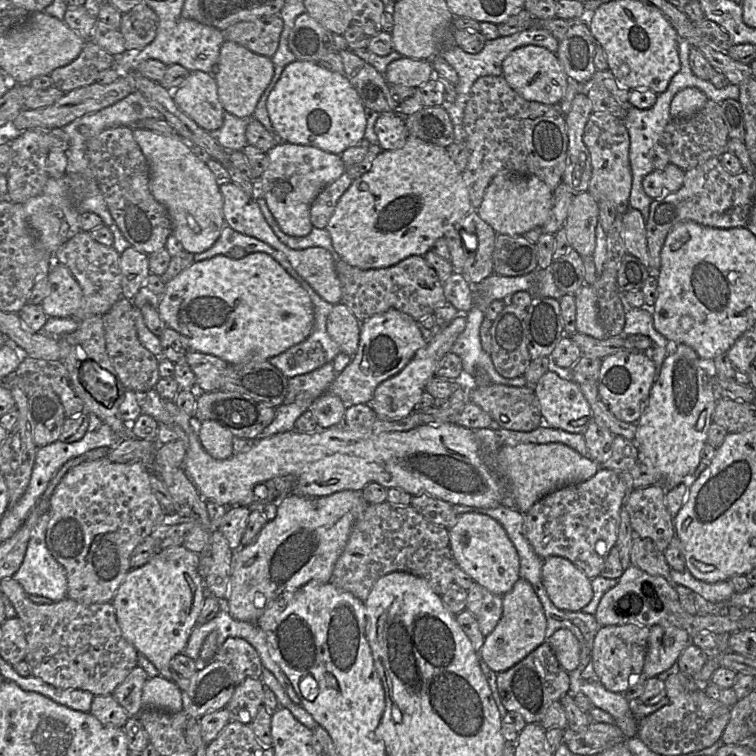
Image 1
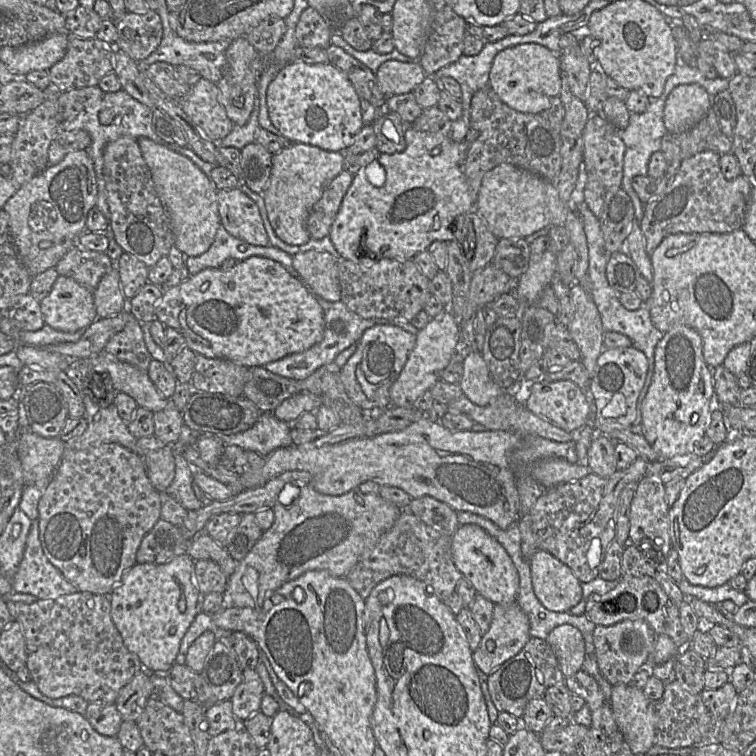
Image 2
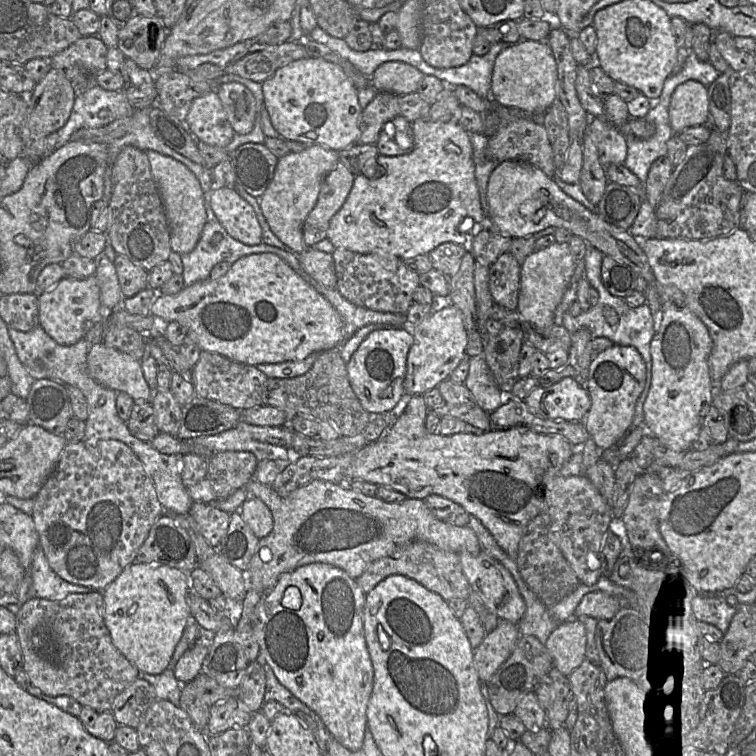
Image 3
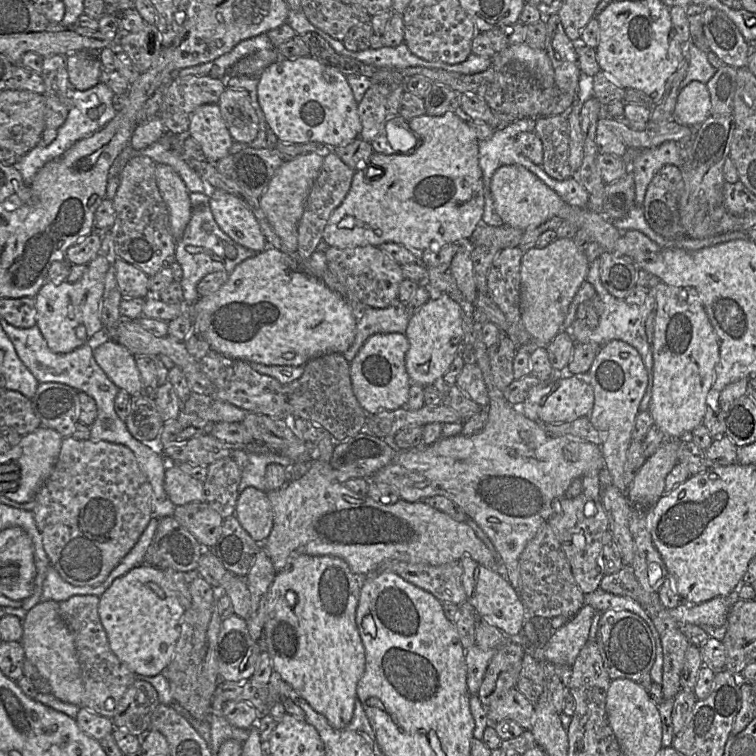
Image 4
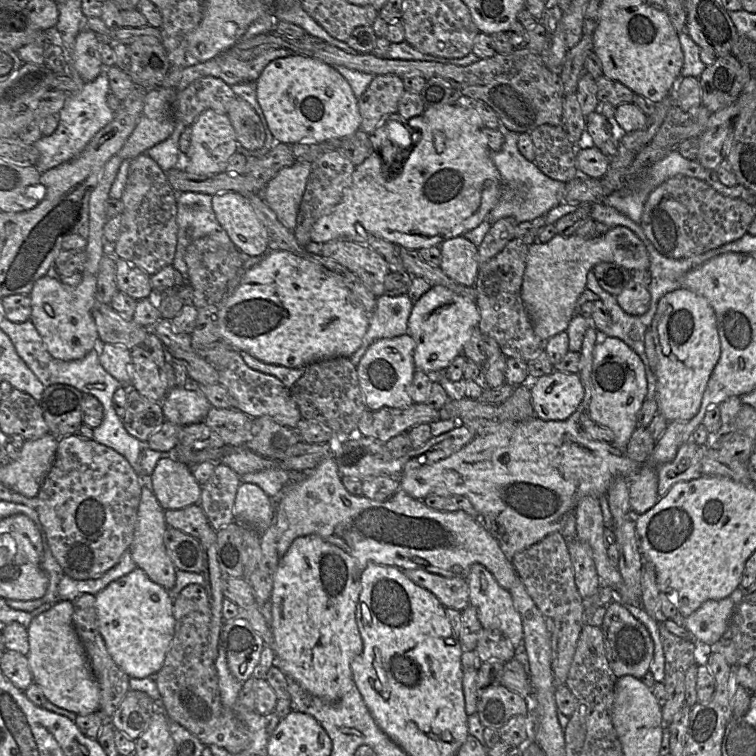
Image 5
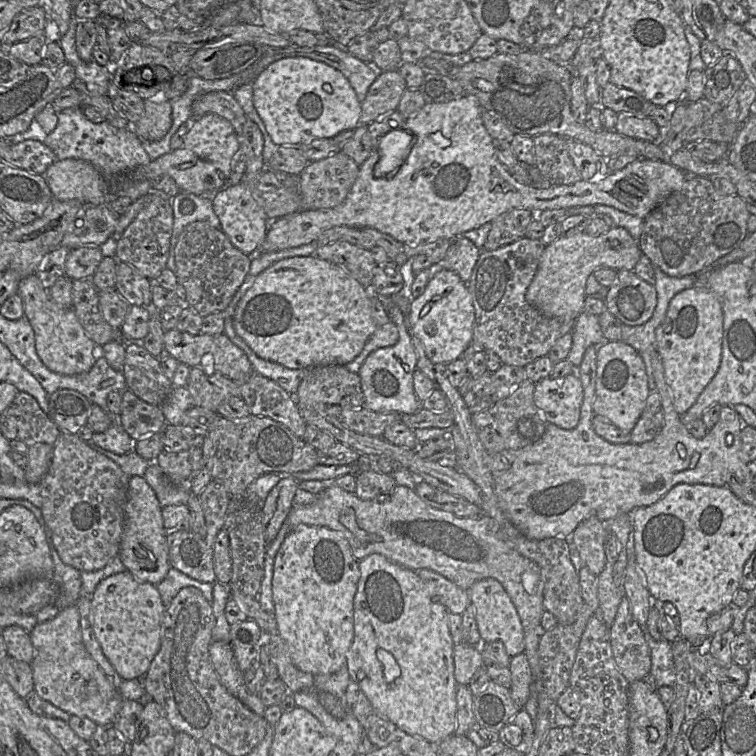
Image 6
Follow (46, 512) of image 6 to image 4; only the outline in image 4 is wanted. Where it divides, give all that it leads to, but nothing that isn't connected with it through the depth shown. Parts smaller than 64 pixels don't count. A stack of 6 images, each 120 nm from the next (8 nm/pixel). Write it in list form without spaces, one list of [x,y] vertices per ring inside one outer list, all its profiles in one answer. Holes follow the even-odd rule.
[[[73,436],[63,438],[58,460],[47,481],[41,487],[35,497],[35,506],[33,508],[34,518],[37,527],[42,535],[42,542],[45,552],[51,565],[58,571],[60,576],[68,583],[75,586],[98,585],[102,583],[118,566],[124,557],[131,551],[137,543],[141,534],[148,526],[153,514],[153,489],[146,475],[142,472],[137,459],[131,449],[122,444],[110,443],[107,441],[78,440]]]

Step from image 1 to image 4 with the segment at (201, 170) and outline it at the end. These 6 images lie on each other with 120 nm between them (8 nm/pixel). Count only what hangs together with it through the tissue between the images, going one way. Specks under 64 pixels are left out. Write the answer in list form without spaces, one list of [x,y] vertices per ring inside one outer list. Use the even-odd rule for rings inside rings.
[[[156,164],[156,183],[167,205],[171,233],[177,242],[191,219],[190,192],[179,174],[167,164]]]

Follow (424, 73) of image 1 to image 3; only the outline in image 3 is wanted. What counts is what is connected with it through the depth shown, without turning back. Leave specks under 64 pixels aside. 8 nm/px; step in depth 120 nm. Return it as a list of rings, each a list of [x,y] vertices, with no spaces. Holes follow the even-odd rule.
[[[401,61],[381,63],[369,77],[369,84],[378,92],[404,95],[416,92],[424,74]]]

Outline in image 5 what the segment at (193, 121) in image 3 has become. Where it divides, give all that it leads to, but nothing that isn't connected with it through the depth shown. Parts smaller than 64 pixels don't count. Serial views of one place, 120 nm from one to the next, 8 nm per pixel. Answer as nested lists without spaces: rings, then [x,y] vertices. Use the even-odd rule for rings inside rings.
[[[207,109],[190,128],[190,146],[184,153],[188,157],[185,172],[197,175],[225,172],[229,159],[238,152],[238,142],[228,115]]]

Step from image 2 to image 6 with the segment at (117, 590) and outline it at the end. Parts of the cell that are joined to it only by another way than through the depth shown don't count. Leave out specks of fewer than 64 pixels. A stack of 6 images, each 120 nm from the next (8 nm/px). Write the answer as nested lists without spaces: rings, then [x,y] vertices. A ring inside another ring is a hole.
[[[126,570],[100,581],[90,599],[93,631],[104,655],[123,680],[143,679],[163,638],[165,607],[156,585],[140,582]]]

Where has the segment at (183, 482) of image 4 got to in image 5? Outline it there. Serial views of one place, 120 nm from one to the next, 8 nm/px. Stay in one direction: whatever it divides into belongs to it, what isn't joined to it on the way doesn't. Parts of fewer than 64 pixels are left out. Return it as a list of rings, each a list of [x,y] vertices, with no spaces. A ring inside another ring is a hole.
[[[174,456],[161,458],[150,477],[152,491],[164,510],[199,504],[201,485],[193,476],[191,468]]]

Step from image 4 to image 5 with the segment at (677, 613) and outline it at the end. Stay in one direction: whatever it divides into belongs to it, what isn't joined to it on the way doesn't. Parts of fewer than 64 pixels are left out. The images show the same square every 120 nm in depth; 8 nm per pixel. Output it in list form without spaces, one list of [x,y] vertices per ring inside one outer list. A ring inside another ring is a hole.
[[[731,596],[721,600],[707,600],[688,617],[682,618],[678,611],[672,620],[682,624],[696,641],[711,645],[718,642],[730,627],[735,607]]]

